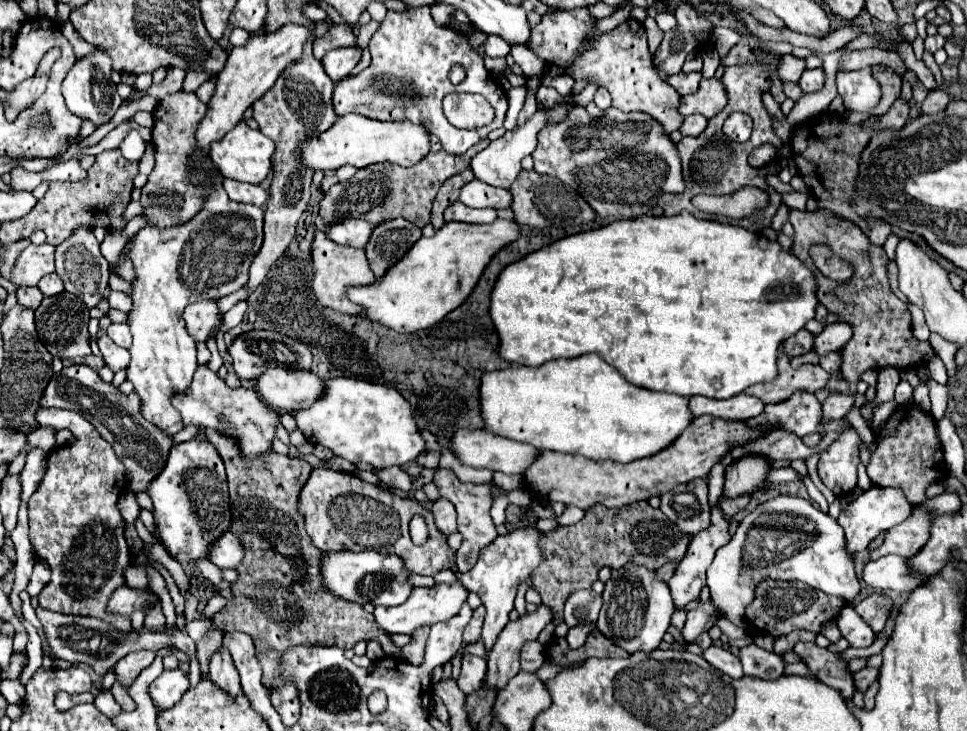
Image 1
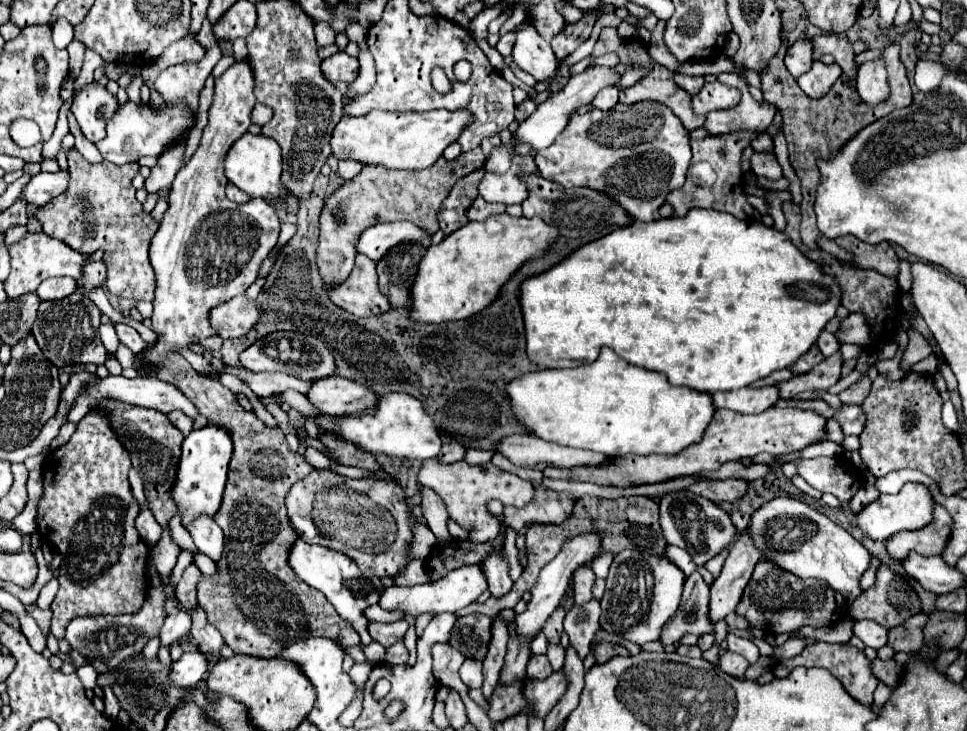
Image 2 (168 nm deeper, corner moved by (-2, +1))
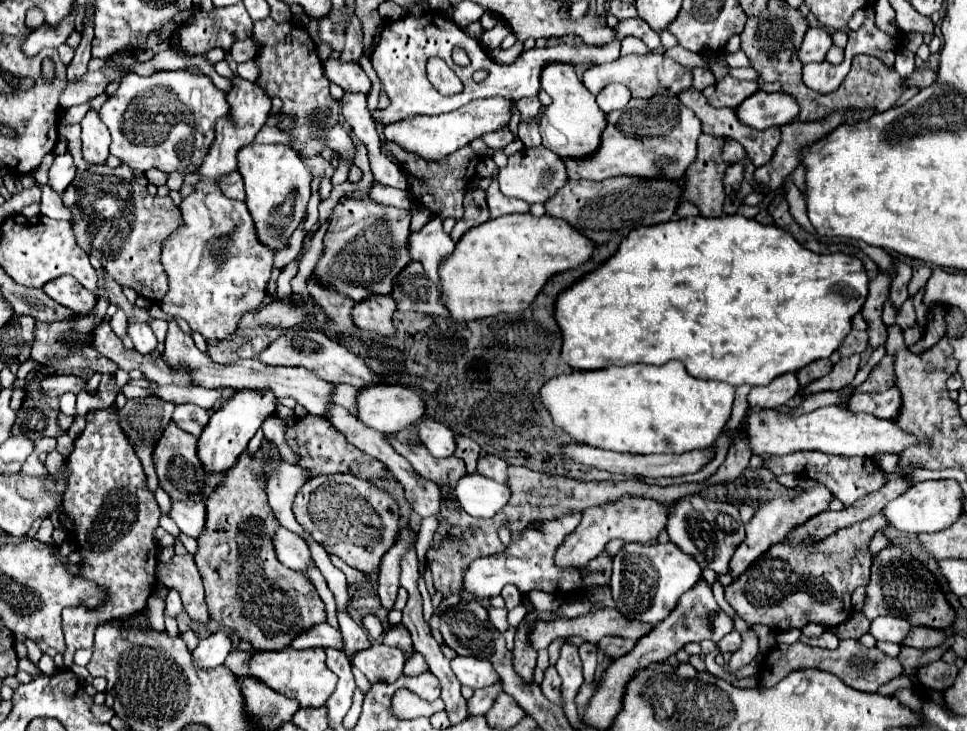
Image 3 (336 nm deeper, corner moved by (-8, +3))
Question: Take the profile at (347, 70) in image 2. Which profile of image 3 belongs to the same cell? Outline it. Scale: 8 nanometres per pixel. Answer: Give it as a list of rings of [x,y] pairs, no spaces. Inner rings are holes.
[[[328,59],[324,63],[324,73],[326,77],[340,85],[344,91],[352,93],[368,93],[370,91],[370,79],[362,71],[360,63],[356,61],[342,61],[342,59]]]

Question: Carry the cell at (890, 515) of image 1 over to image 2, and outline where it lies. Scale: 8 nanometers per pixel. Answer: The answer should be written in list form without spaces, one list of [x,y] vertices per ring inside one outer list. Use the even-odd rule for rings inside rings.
[[[906,483],[898,495],[880,495],[868,509],[862,509],[856,519],[858,527],[870,535],[874,541],[884,541],[892,537],[898,531],[916,531],[922,529],[924,525],[930,525],[934,521],[932,517],[932,507],[934,507],[934,497],[930,489],[922,483]]]

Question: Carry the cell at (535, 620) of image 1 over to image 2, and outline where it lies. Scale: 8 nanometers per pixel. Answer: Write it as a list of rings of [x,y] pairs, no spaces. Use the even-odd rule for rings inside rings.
[[[588,533],[588,535],[578,535],[578,537],[572,537],[568,543],[564,543],[564,549],[560,549],[560,553],[542,567],[536,583],[532,585],[530,593],[532,593],[532,599],[528,603],[528,609],[524,613],[520,613],[516,617],[516,625],[520,629],[520,633],[524,633],[524,637],[534,637],[546,623],[546,619],[552,615],[552,611],[558,607],[560,599],[564,597],[568,585],[572,583],[572,575],[578,567],[582,565],[588,565],[592,563],[600,553],[600,537],[596,533]]]

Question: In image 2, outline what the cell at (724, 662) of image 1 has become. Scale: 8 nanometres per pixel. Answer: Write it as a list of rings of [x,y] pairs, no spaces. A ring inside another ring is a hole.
[[[726,651],[722,657],[720,657],[720,669],[732,677],[742,677],[744,671],[748,669],[748,661],[732,651]]]

